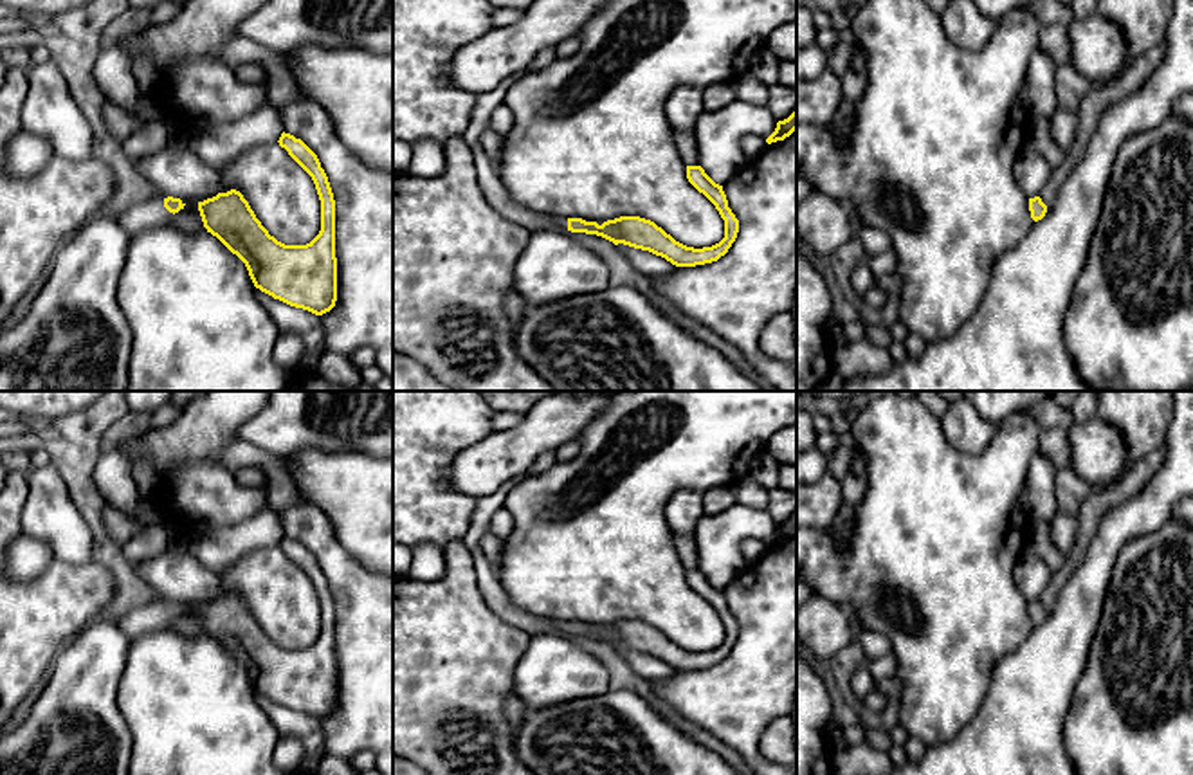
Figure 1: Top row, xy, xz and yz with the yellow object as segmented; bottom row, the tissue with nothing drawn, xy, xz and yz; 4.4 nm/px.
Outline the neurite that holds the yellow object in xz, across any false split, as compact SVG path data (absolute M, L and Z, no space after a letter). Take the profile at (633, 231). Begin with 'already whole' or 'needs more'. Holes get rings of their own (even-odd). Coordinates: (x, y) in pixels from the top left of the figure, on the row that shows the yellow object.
needs more; M687 166L687 178L699 193L703 193L715 205L721 218L724 220L724 238L712 247L687 247L676 242L654 222L640 216L620 216L615 220L607 220L602 225L582 218L560 216L551 216L551 222L571 232L596 234L613 242L615 245L624 243L634 249L649 251L656 256L665 258L676 267L696 267L717 261L728 252L728 249L735 242L739 232L739 220L728 207L723 186L715 184L701 166Z

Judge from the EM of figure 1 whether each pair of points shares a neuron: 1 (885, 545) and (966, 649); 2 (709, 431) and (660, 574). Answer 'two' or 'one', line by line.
1: one
2: one

